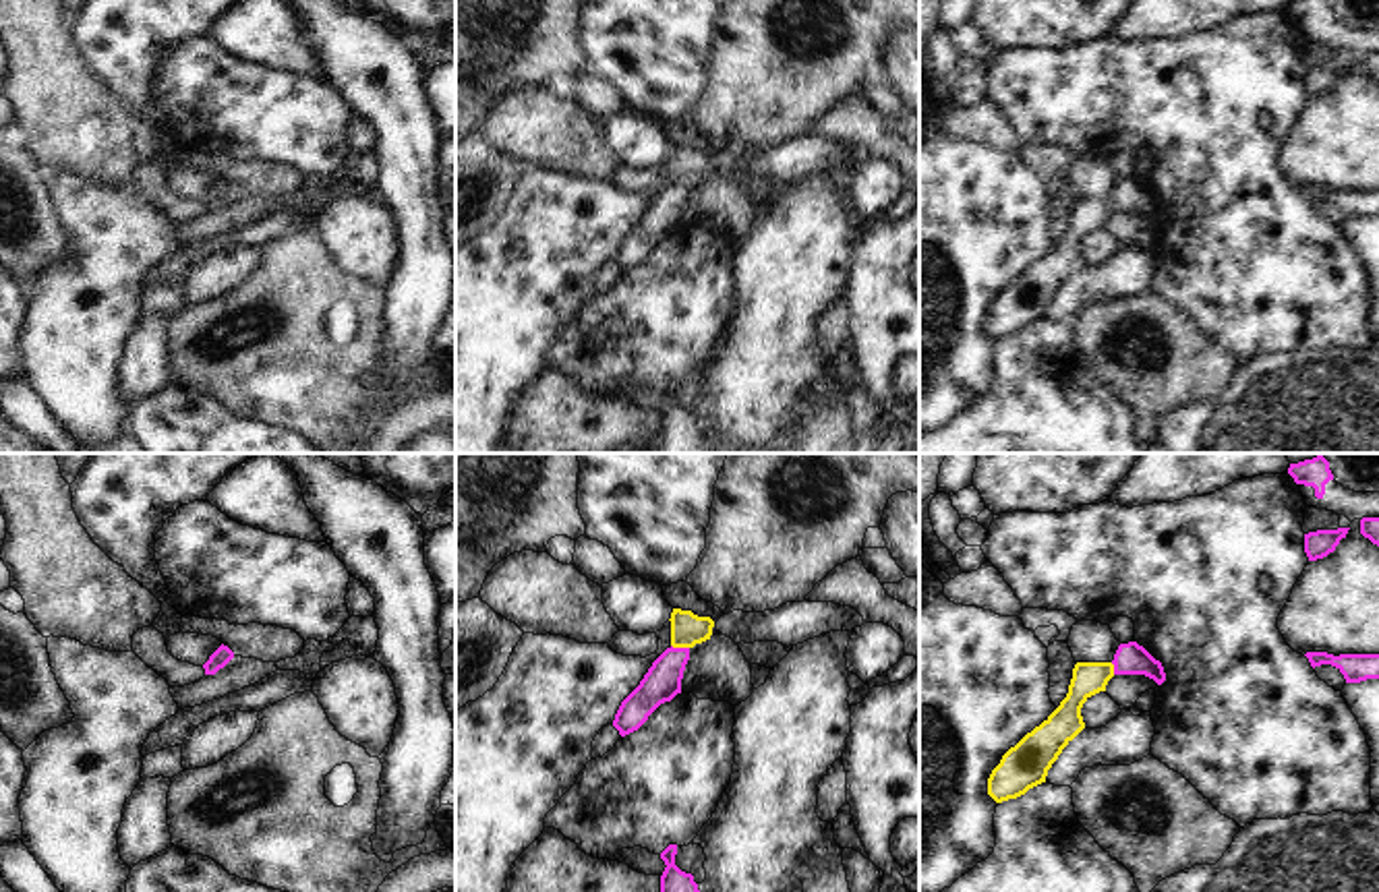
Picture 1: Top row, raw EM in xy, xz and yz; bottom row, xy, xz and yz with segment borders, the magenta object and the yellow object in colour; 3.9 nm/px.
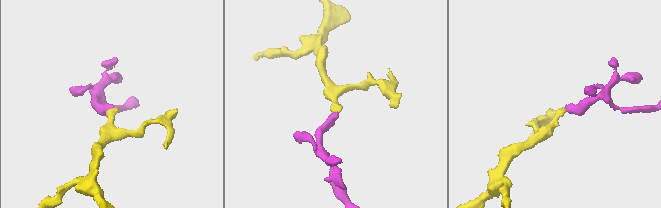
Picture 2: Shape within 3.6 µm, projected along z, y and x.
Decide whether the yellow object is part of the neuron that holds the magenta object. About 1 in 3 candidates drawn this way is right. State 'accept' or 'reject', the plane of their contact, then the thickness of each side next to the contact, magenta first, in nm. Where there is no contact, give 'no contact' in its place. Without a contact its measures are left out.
accept; contact in xz; calibres 150 and 130 nm

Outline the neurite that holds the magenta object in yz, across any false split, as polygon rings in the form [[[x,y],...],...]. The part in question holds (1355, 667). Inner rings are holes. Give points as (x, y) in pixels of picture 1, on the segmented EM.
[[[1307,652],[1311,666],[1331,664],[1336,666],[1346,683],[1360,683],[1367,679],[1379,679],[1379,654],[1327,654],[1327,652]]]

